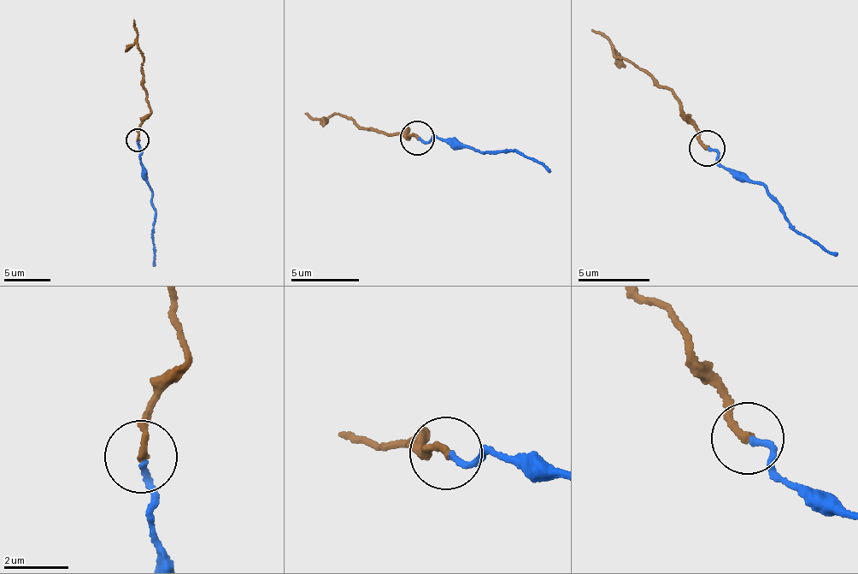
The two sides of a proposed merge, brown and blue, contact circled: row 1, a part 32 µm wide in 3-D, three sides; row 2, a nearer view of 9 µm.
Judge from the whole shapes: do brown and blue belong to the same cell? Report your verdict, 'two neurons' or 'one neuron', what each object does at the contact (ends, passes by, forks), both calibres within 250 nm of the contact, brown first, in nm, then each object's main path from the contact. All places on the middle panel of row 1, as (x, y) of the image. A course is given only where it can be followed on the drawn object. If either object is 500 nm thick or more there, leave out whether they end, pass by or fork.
one neuron; brown ends there; blue ends there; 240 nm thick on the brown side, 170 nm on the other; brown runs (416, 138), (404, 131), (404, 134), (385, 136), (335, 113), (324, 120), (304, 114); blue runs (420, 139), (428, 143), (437, 134), (487, 153), (505, 147), (551, 173)

